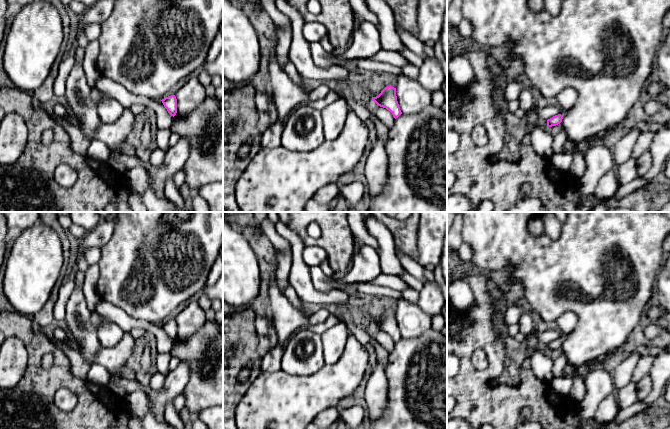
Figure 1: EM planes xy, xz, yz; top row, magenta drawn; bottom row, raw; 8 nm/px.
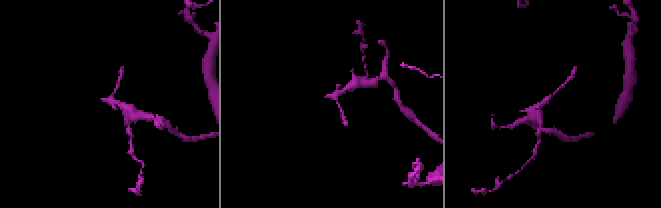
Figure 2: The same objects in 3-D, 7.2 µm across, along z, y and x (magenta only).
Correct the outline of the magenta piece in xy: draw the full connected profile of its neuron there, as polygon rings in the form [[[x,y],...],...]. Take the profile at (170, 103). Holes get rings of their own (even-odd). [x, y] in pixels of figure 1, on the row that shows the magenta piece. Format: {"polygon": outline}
{"polygon": [[[171,95],[168,97],[165,97],[164,99],[161,100],[164,107],[167,109],[168,113],[171,116],[175,116],[177,113],[177,99],[175,95]]]}

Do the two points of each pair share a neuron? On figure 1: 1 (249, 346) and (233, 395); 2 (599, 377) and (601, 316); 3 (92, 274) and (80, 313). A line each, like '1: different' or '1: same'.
1: same
2: different
3: different

